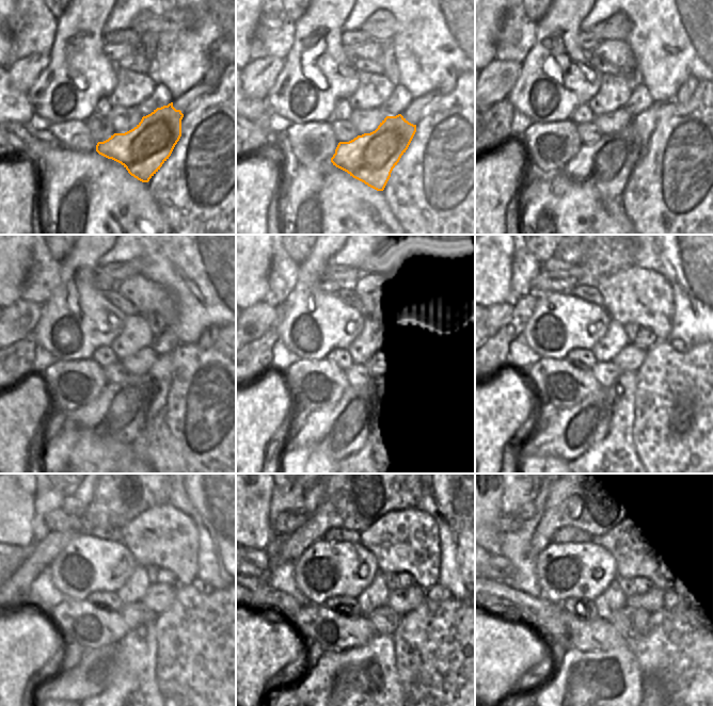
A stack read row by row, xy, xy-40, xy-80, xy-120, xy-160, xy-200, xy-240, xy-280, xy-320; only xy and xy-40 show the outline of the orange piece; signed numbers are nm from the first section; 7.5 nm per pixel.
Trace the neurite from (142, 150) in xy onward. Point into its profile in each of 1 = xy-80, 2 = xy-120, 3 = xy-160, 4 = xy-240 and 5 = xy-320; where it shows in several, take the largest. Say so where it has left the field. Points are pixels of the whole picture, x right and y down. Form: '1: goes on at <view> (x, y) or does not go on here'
1: goes on at xy-80 (606, 165)
2: goes on at xy-120 (119, 412)
3: goes on at xy-160 (342, 429)
4: goes on at xy-240 (92, 675)
5: goes on at xy-320 (541, 687)

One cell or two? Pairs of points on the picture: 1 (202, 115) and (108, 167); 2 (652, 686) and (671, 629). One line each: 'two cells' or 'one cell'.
1: two cells
2: two cells

